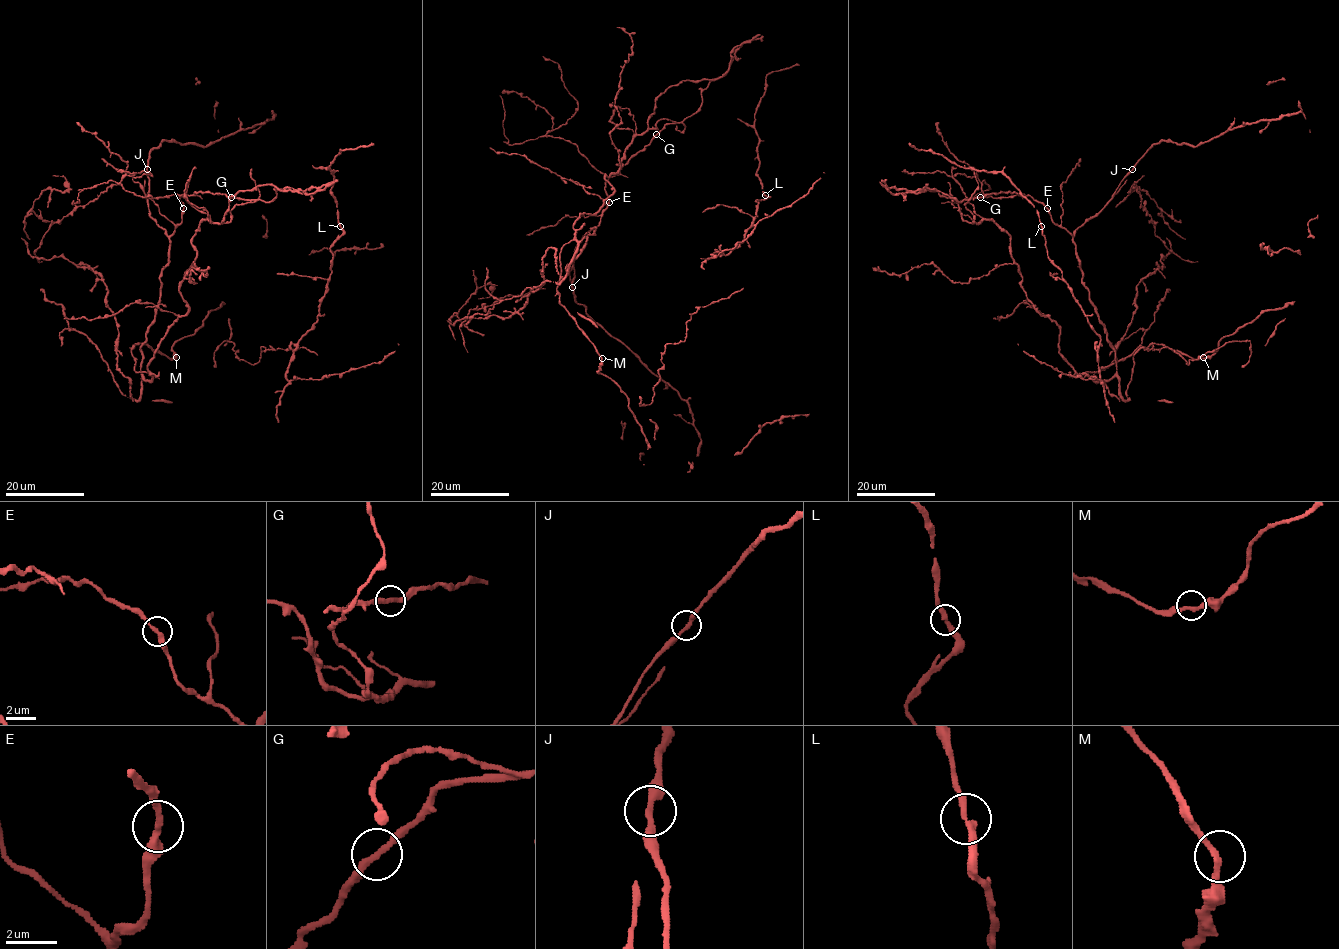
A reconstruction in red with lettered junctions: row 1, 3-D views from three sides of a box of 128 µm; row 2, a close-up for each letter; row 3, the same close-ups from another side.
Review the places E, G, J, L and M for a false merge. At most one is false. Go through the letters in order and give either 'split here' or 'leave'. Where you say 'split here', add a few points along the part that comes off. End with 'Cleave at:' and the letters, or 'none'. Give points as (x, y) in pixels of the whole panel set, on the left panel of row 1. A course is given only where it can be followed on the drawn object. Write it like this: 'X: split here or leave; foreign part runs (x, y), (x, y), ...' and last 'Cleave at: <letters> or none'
E: leave
G: leave
J: leave
L: leave
M: leave
Cleave at: none

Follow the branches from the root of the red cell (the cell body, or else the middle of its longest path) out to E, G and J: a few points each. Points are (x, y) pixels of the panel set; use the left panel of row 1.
E: (175, 358), (144, 344), (131, 351), (134, 369), (148, 372), (150, 380), (141, 371), (141, 345), (183, 208)
G: (175, 358), (131, 351), (149, 373), (188, 310), (199, 224), (250, 201), (231, 197)
J: (175, 358), (144, 344), (131, 353), (150, 380), (141, 345), (169, 237), (150, 216), (147, 169)

